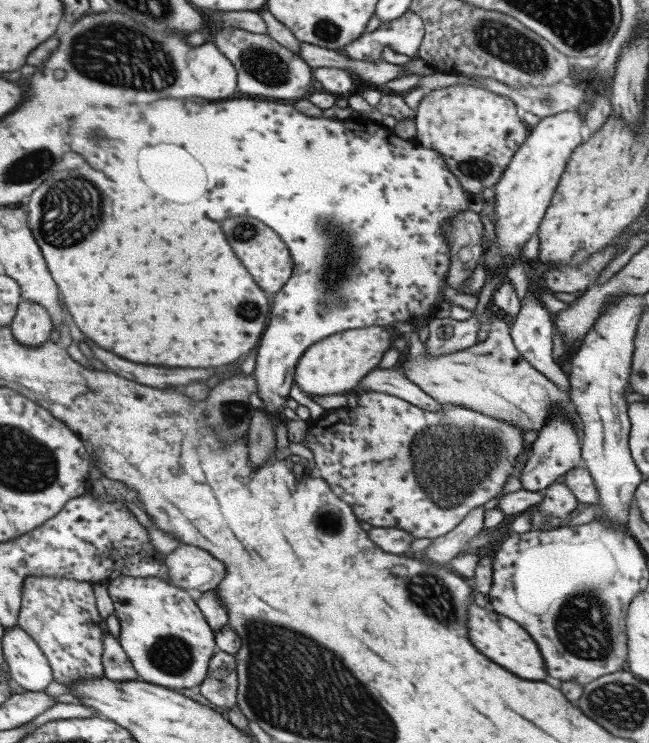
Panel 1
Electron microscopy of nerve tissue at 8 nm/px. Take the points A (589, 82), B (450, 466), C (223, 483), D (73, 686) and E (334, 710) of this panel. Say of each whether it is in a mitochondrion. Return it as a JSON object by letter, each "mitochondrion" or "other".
{"A":"other","B":"mitochondrion","C":"other","D":"other","E":"mitochondrion"}

